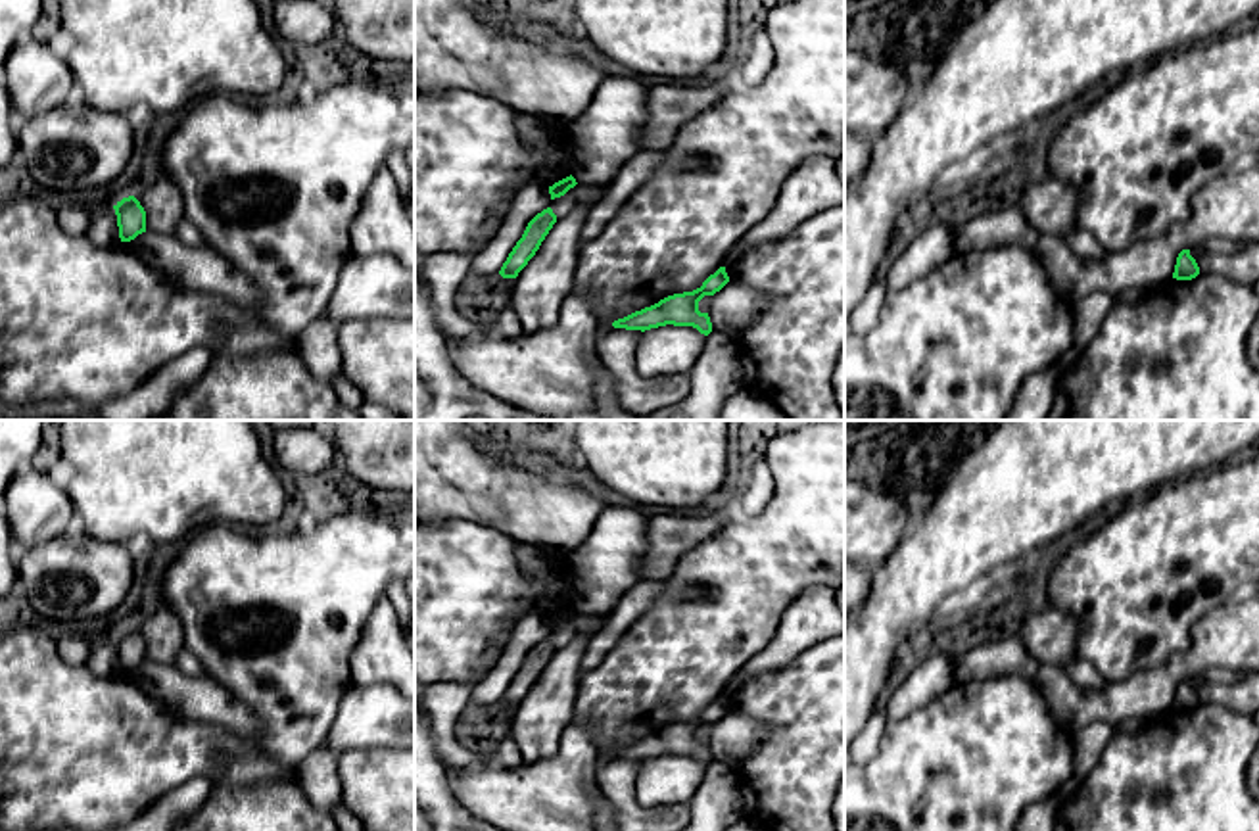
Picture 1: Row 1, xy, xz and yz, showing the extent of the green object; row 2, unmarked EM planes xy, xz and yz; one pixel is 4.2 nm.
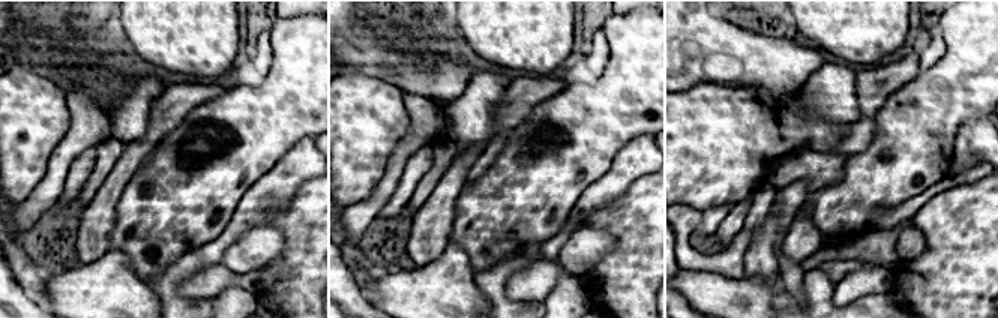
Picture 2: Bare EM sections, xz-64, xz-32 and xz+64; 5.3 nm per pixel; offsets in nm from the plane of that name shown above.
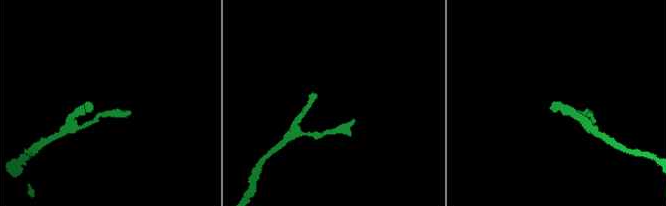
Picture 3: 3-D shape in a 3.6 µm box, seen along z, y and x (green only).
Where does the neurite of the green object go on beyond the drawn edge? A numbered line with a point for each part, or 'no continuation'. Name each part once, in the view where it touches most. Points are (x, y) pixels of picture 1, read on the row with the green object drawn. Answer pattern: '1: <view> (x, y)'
no continuation

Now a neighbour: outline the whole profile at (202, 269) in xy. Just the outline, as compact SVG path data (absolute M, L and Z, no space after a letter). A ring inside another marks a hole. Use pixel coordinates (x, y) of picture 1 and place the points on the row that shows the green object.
M150 230L125 244L146 265L169 276L184 290L223 296L244 309L253 309L261 303L261 292L253 282L207 246L190 248L173 234Z

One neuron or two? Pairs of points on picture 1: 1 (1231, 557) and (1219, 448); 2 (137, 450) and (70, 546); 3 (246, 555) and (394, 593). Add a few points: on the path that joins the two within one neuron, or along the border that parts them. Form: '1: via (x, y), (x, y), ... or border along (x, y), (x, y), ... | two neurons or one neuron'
1: border along (1238, 455), (1217, 469) | two neurons
2: border along (75, 522), (95, 538), (123, 544) | two neurons
3: border along (394, 576), (384, 597) | two neurons

